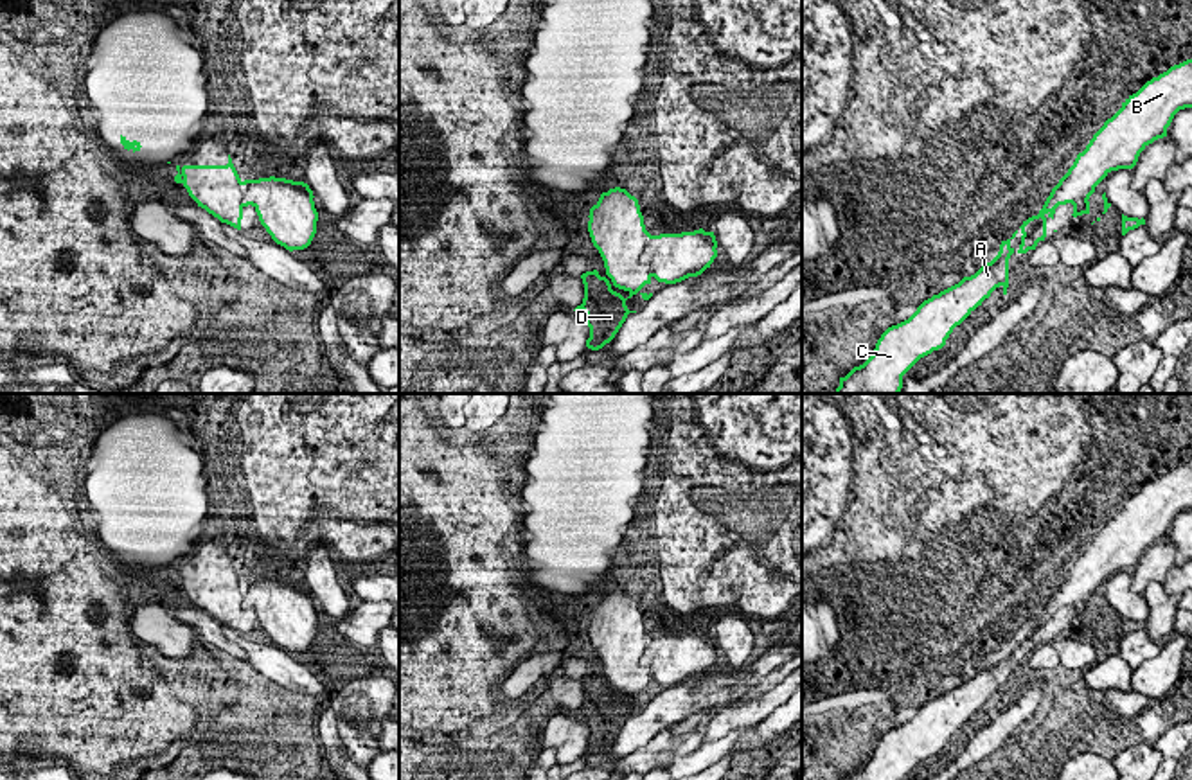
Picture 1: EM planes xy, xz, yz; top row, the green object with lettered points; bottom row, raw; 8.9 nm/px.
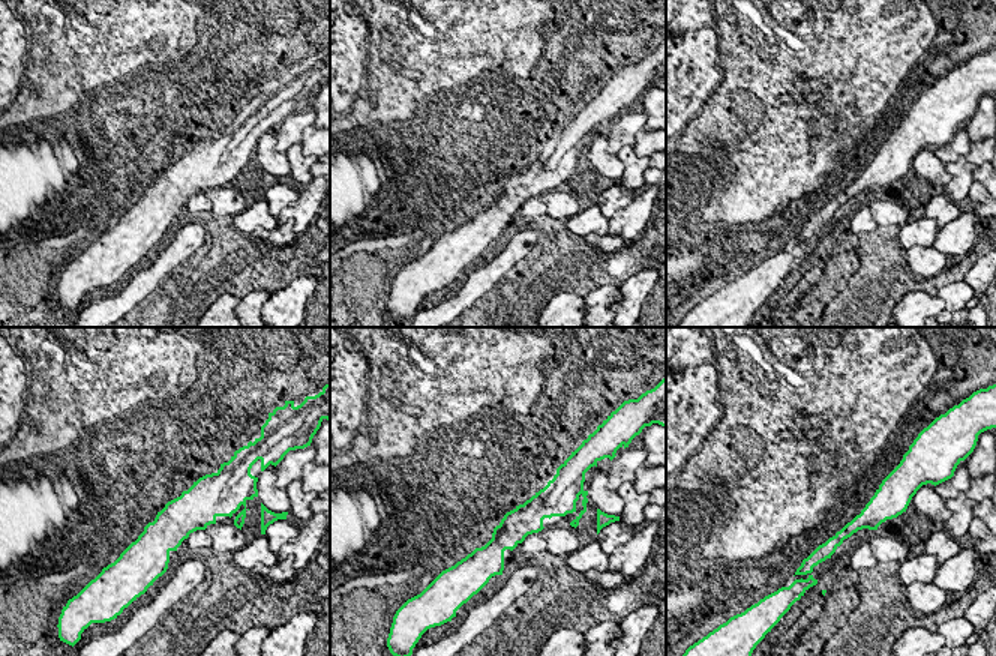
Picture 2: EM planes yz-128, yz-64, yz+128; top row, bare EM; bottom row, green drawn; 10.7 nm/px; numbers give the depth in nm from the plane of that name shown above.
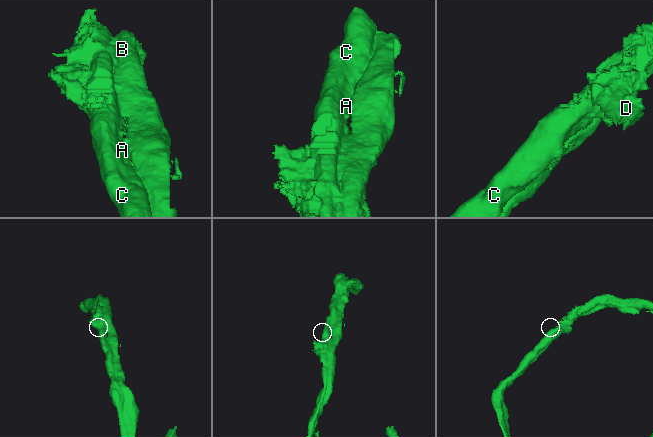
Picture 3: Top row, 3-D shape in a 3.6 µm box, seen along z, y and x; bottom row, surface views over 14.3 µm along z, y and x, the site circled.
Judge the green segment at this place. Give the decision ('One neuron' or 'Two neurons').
Two neurons

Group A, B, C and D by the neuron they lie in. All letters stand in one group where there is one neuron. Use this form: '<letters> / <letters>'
A C D / B

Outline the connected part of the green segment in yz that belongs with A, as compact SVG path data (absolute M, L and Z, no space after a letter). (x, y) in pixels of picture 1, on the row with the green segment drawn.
M1018 230L1010 239L1001 241L998 255L985 262L974 275L964 277L958 284L933 295L924 300L917 311L904 322L888 327L876 343L874 354L859 367L854 367L845 377L840 377L840 386L834 394L899 394L903 388L903 376L924 356L938 350L946 345L946 340L953 332L956 325L960 325L996 288L1003 288L1003 295L1007 295L1009 288L1009 259L1016 252L1010 246L1010 241L1016 237Z

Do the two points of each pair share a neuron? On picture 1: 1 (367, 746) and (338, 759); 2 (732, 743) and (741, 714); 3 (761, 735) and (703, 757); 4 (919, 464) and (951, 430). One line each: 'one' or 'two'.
1: two
2: two
3: one
4: one

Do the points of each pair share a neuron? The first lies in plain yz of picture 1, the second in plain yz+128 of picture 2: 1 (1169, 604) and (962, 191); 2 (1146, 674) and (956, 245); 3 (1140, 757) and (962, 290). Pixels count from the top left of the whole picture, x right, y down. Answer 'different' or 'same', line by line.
1: same
2: same
3: same

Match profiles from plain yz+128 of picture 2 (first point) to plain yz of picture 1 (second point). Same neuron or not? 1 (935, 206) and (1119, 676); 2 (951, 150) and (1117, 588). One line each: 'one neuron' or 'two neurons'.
1: two neurons
2: two neurons

